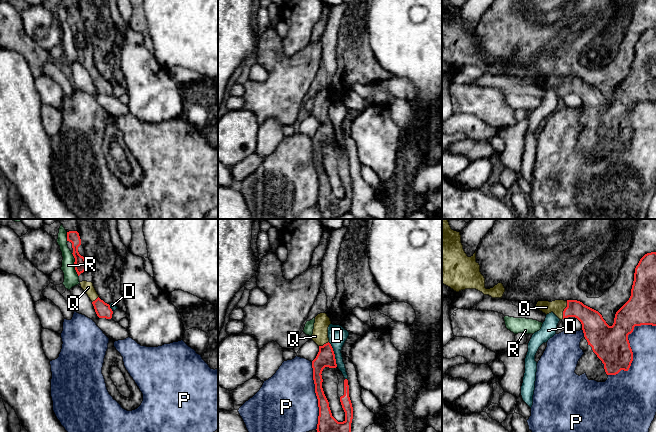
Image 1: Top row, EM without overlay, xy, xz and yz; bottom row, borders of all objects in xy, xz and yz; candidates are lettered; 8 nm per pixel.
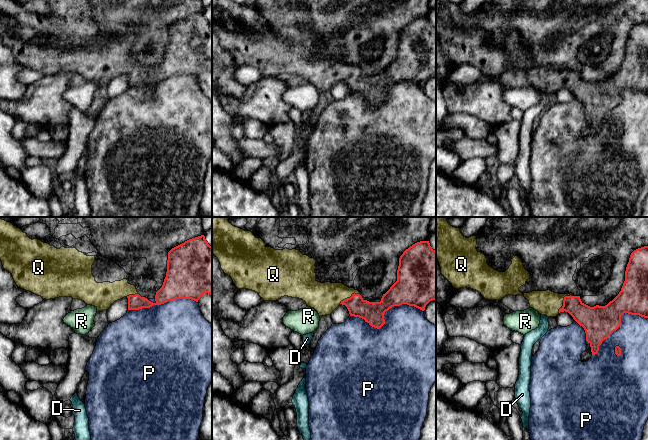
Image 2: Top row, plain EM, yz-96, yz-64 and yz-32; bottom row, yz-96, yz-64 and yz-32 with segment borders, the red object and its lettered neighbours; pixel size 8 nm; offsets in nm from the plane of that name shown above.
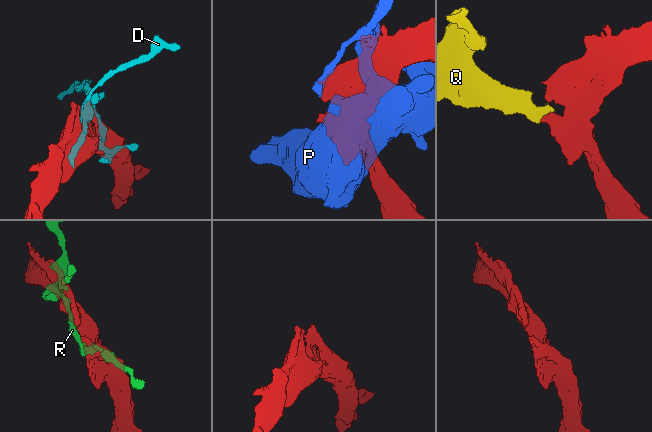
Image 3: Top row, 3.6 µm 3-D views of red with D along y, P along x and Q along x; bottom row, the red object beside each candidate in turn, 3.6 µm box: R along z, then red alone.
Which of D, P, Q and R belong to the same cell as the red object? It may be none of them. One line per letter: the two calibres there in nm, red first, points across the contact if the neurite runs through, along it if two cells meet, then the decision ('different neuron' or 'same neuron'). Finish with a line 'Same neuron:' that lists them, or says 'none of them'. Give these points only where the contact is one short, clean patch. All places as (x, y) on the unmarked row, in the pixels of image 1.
D: 140/150 nm | different neuron
P: 280/240 nm | different neuron
Q: 180/110 nm | across yz (592, 97), (579, 86), (564, 86), (557, 83) | same neuron
R: 100/120 nm | along xy (71, 29), (74, 34), (74, 45), (78, 52) | different neuron
Same neuron: Q

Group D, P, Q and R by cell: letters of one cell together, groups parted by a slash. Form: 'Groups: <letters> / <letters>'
Groups: D / P / Q / R

